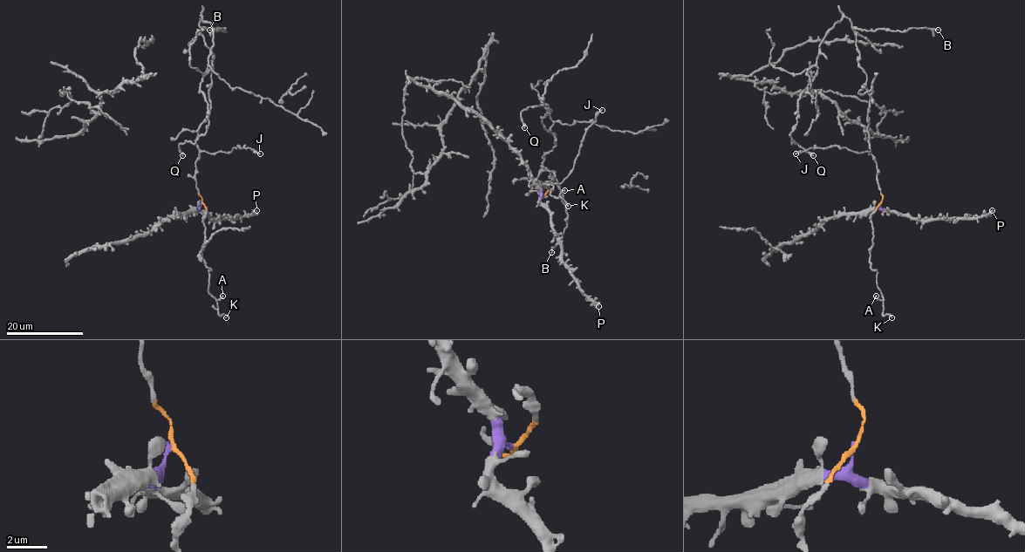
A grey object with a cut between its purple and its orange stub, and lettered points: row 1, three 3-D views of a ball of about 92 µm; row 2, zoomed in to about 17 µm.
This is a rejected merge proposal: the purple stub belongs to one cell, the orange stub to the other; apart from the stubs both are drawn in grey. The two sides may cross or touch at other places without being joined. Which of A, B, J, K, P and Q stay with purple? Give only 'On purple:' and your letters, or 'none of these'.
On purple: P

